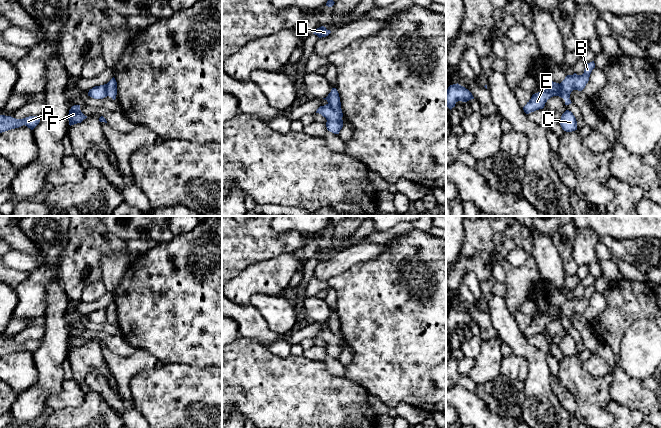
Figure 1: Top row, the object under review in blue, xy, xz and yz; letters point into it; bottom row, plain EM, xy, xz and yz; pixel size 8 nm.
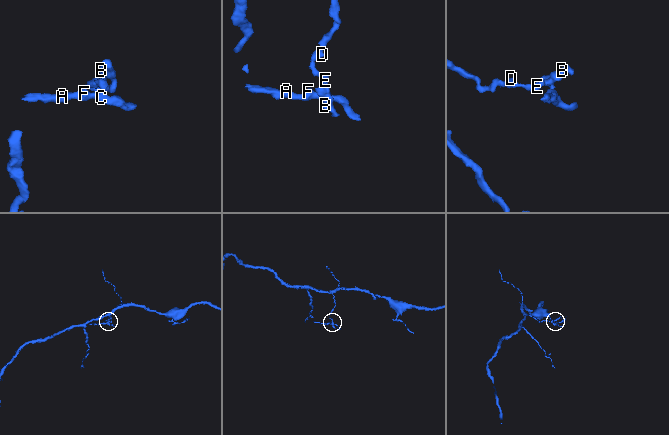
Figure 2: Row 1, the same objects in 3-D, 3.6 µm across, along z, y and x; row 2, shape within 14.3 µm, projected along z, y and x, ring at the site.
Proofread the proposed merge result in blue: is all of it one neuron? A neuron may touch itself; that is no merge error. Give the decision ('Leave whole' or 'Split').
Split

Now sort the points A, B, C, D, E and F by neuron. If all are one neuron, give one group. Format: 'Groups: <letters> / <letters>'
Groups: A C F / B D E

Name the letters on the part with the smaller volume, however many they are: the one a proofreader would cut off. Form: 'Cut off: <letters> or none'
Cut off: A, C, F

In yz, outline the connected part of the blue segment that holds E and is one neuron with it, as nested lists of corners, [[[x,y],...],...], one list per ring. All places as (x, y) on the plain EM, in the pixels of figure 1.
[[[542,314],[541,316],[533,318],[531,323],[523,331],[524,336],[529,338],[536,334],[543,333],[547,324],[553,320],[563,322],[557,315]]]

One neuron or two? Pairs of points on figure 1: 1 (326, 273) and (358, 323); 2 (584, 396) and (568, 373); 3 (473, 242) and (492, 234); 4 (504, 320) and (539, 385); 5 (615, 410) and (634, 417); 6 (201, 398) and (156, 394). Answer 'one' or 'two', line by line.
1: two
2: one
3: one
4: one
5: one
6: one

